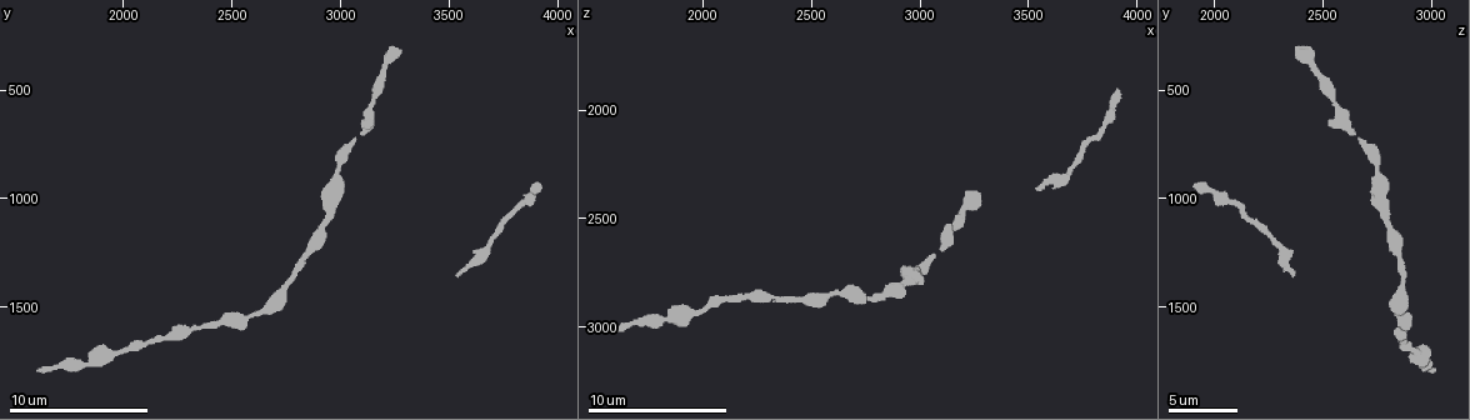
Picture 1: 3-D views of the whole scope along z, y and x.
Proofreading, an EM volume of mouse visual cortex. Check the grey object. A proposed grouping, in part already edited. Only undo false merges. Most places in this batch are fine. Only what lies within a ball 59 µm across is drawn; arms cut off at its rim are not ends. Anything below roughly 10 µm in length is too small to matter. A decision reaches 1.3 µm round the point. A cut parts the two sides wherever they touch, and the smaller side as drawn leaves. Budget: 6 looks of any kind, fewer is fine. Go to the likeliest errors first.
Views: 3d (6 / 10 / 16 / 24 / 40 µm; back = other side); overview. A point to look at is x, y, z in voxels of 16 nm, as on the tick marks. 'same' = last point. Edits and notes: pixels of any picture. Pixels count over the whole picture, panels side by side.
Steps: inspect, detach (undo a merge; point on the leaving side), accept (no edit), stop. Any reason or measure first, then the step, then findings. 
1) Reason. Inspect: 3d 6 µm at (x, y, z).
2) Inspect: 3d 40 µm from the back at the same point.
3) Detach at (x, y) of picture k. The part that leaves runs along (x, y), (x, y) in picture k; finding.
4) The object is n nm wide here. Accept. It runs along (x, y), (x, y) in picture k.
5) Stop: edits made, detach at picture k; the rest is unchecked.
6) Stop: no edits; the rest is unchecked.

Inspect: 3d 10 µm at (2950, 1010, 2730).

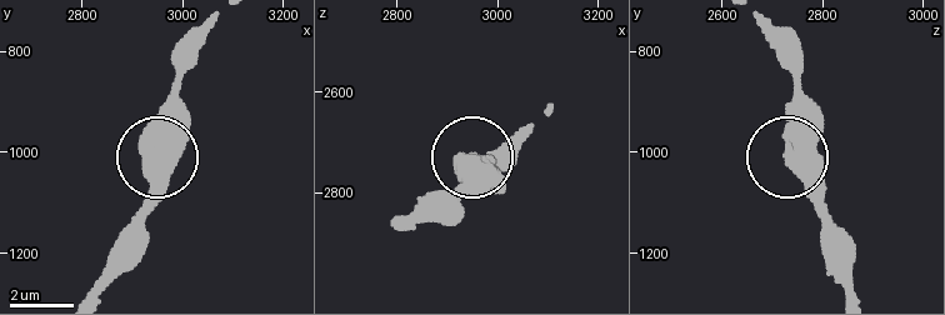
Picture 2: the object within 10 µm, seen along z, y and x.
Inspect: 3d 10 µm from the back at (2950, 1020, 2735).

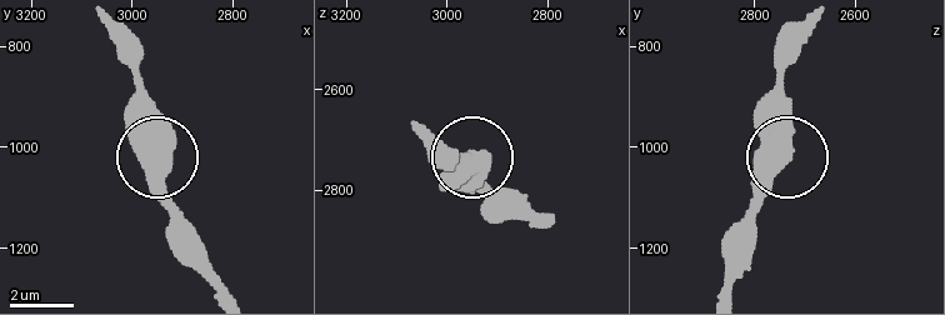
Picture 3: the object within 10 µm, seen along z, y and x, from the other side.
Accept. It runs along (180, 223), (156, 145), (140, 43) in picture 3; one neuron here.

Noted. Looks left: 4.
Sudden change in width. Inspect: 3d 10 µm at (1950, 1720, 2930).

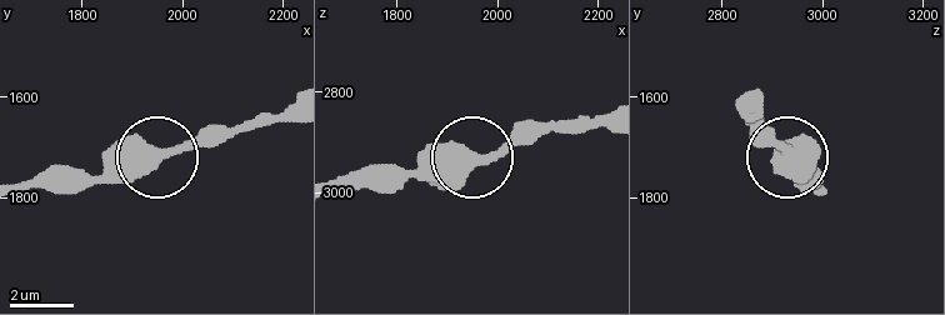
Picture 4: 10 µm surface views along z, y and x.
From behind. Inspect: 3d 10 µm from the back at (1955, 1720, 2935).

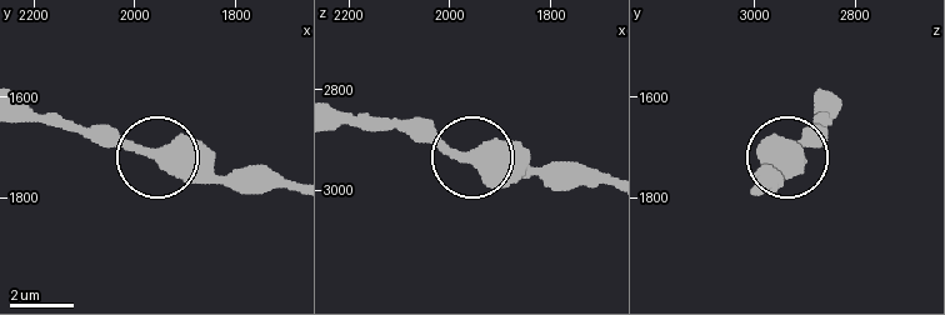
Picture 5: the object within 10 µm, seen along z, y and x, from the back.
Accept. It runs along (340, 123), (389, 123), (469, 155), (571, 171) in picture 5; one neuron here.

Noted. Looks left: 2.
A narrow waist. Inspect: 3d 10 µm at (3070, 730, 2670).

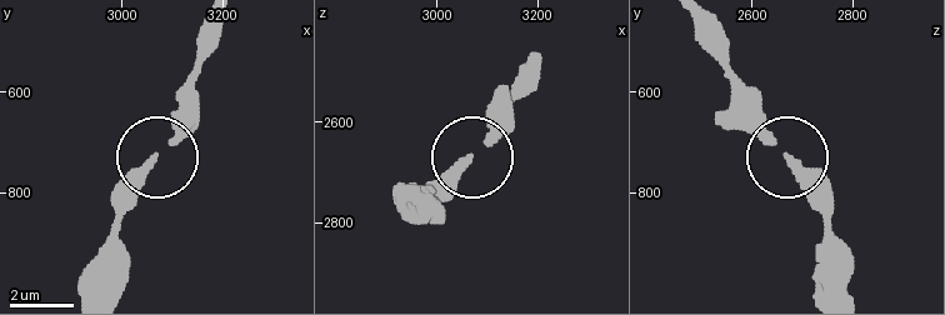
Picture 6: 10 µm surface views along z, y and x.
Inspect: 3d 6 µm at (3055, 735, 2680).

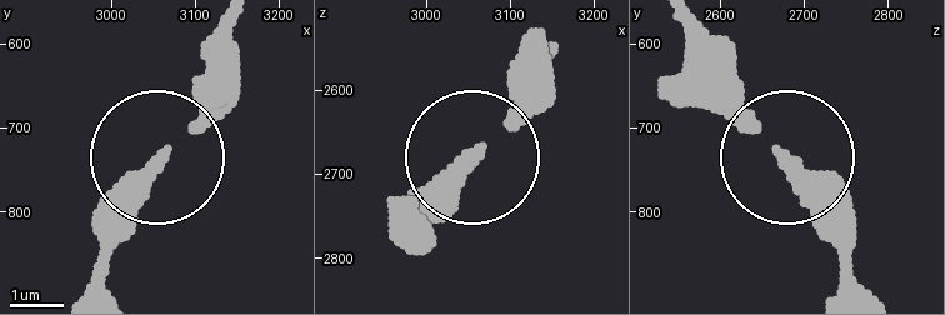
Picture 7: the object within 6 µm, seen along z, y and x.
Accept. It runs along (394, 225), (543, 78) in picture 7; continuous, no second neuron.

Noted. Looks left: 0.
Stop: no edits; the rest is unchecked.

